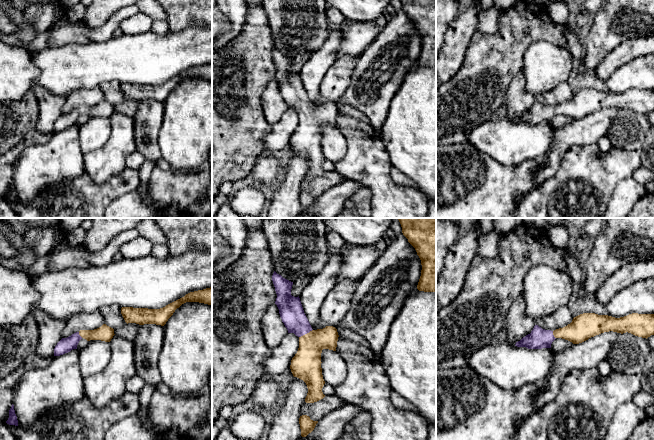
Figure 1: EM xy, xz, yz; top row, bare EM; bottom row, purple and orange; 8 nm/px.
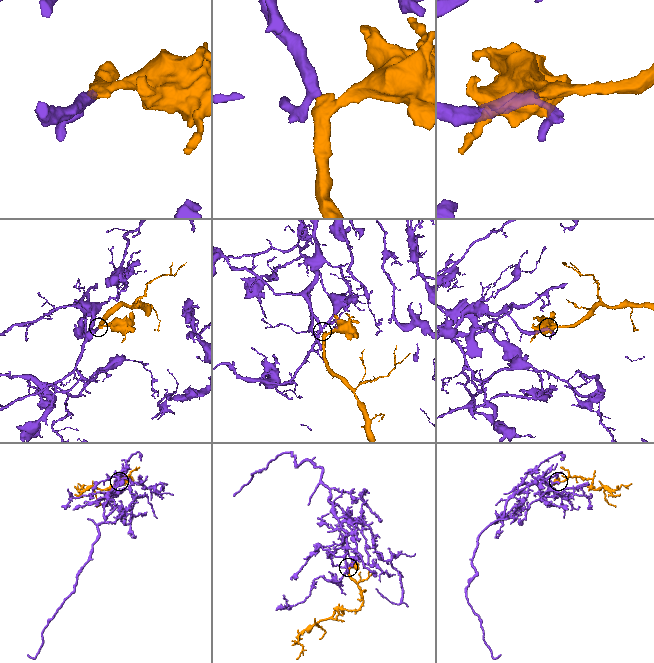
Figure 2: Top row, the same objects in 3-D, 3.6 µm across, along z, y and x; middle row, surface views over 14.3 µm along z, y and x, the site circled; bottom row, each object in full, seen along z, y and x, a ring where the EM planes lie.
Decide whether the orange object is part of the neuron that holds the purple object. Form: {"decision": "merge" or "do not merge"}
{"decision": "merge"}

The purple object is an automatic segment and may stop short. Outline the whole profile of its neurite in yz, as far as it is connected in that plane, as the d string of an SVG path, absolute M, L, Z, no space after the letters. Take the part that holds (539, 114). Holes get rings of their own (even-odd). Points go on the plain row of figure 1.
M583 89L574 93L567 102L554 107L545 106L535 101L531 109L516 118L515 122L528 125L551 124L551 120L556 114L579 120L609 107L621 110L628 108L647 115L654 111L654 90L632 89L615 94L608 91Z

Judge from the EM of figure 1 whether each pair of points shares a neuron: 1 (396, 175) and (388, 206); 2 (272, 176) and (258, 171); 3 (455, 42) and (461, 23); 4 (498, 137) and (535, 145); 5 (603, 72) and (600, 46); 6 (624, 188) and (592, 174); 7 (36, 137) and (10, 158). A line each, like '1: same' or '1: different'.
1: different
2: same
3: same
4: same
5: different
6: different
7: same

